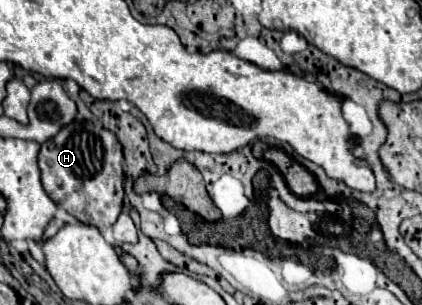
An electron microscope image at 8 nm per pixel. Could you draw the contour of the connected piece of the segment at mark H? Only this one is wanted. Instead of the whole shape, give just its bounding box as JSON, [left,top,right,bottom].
[38,120,122,232]

